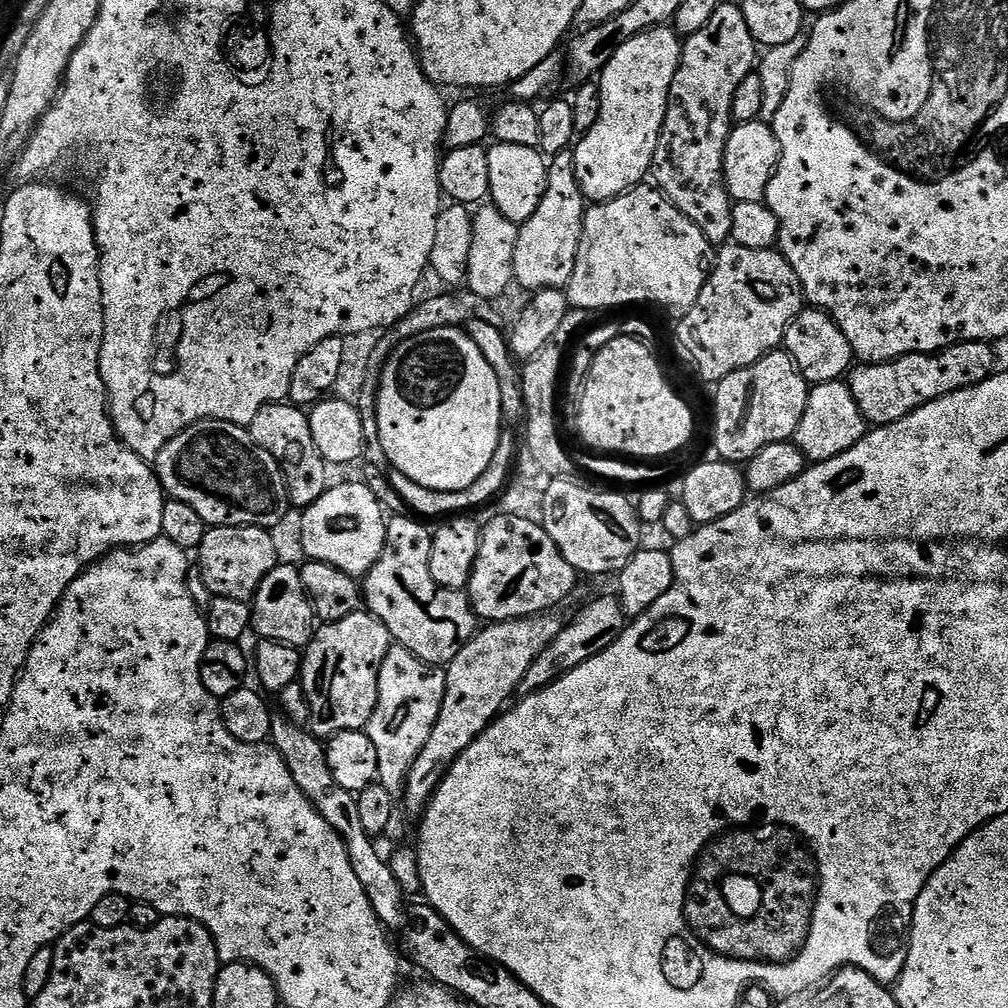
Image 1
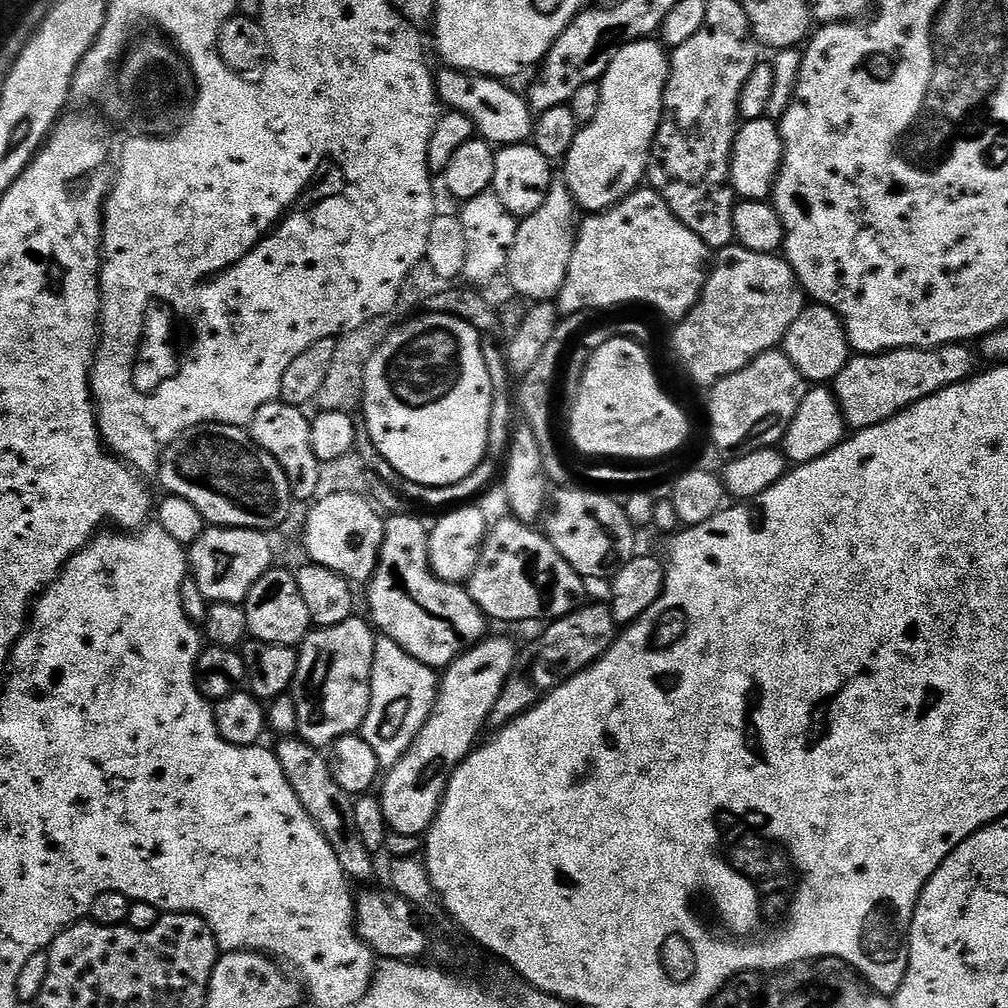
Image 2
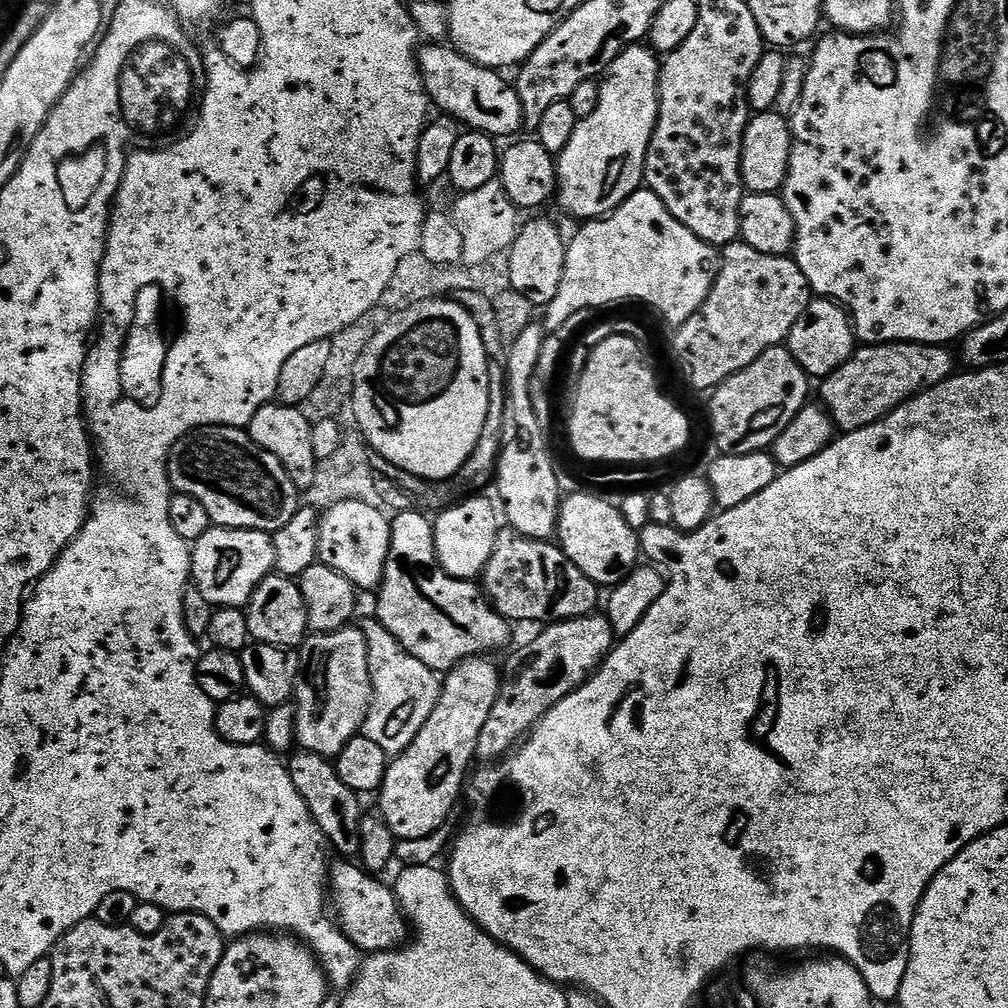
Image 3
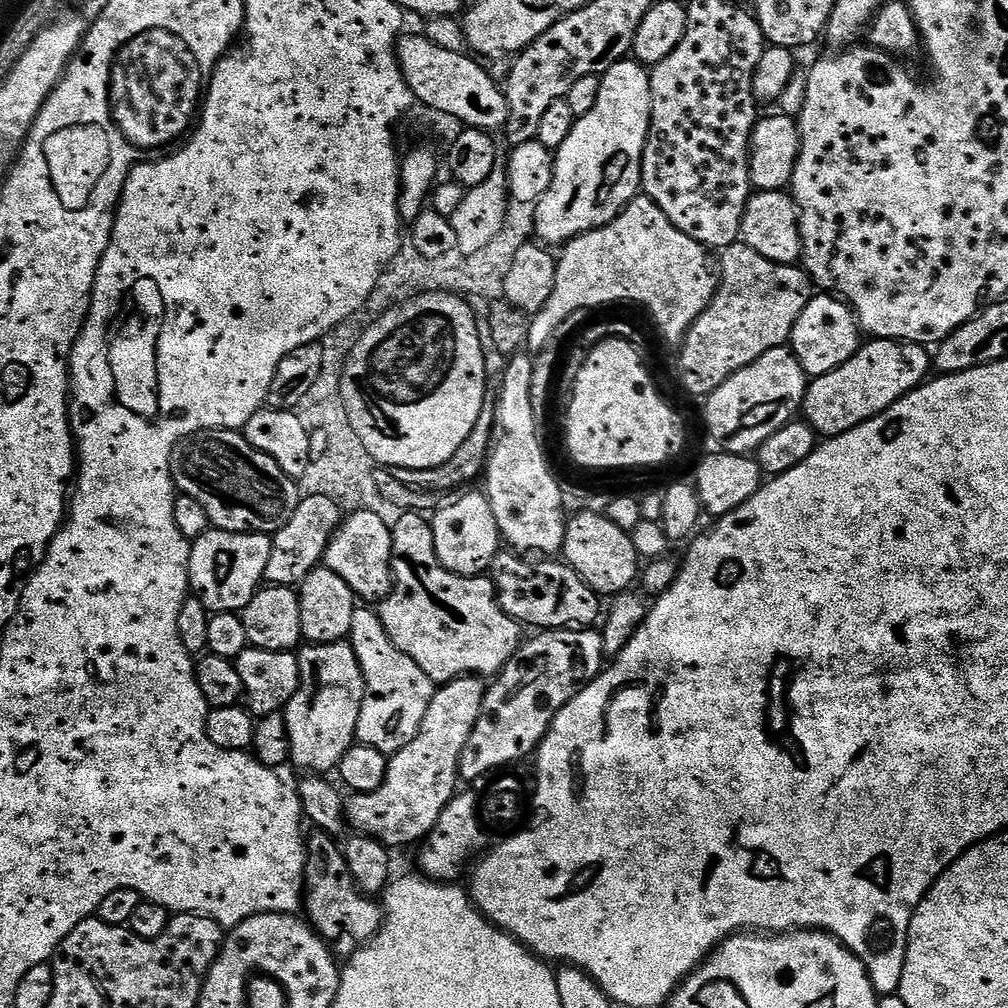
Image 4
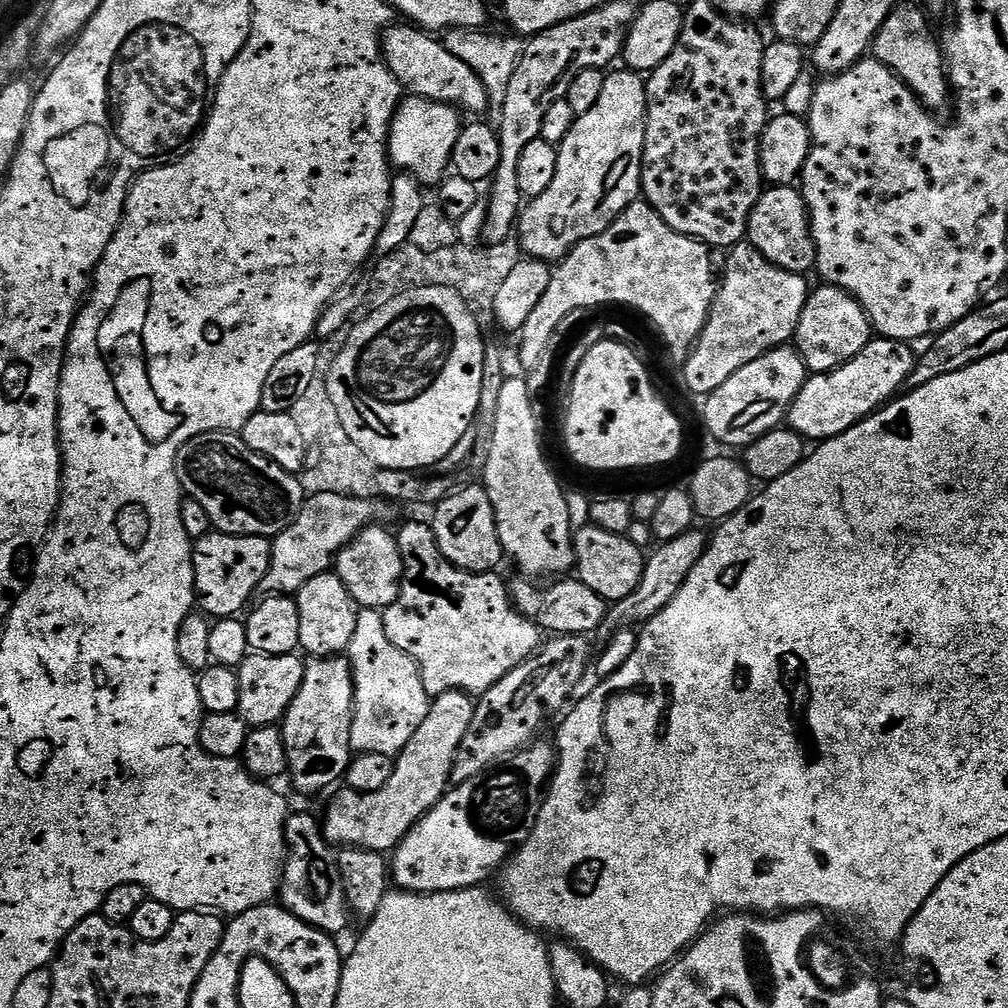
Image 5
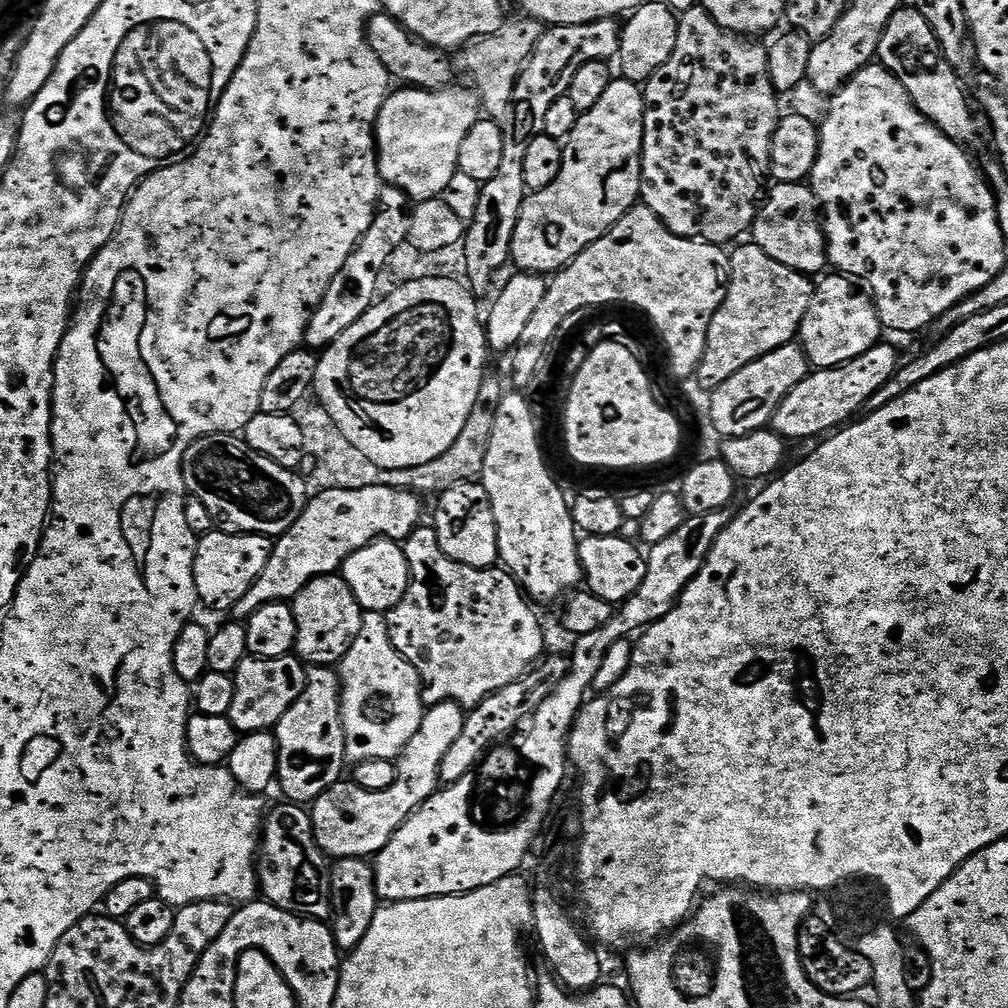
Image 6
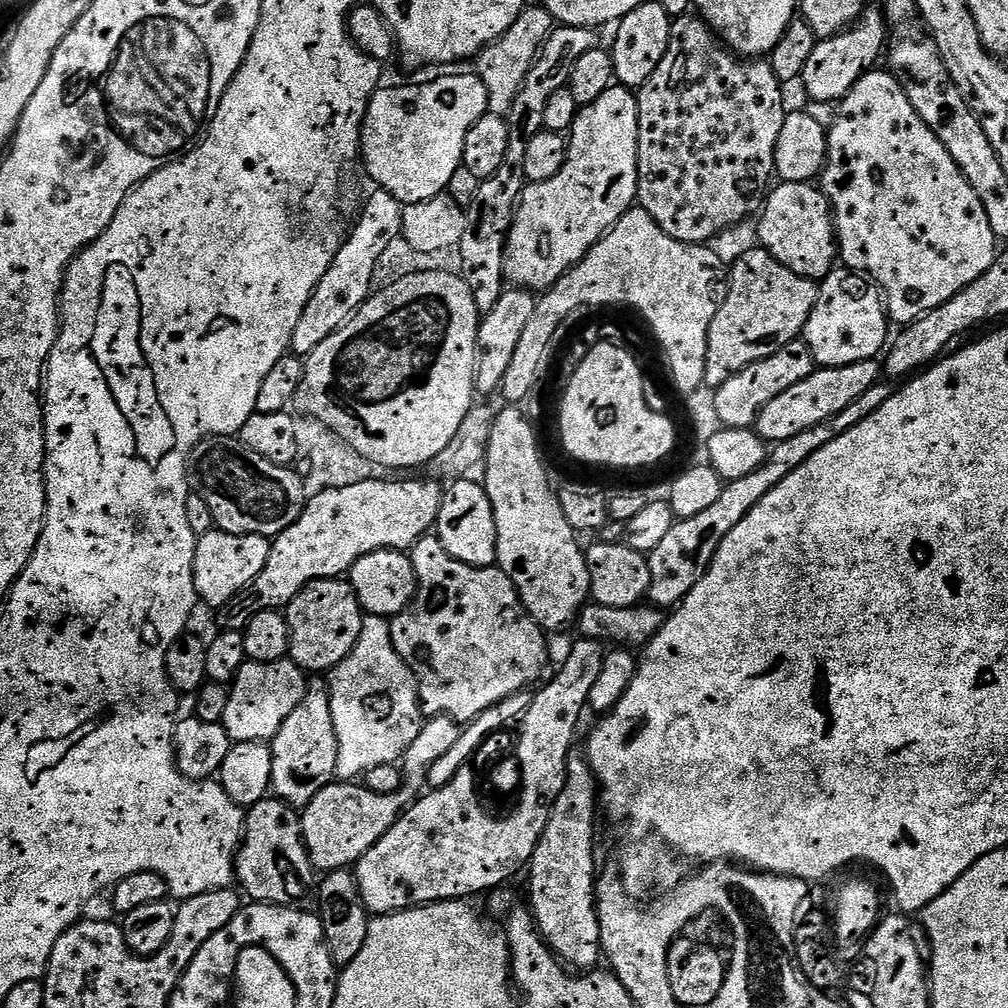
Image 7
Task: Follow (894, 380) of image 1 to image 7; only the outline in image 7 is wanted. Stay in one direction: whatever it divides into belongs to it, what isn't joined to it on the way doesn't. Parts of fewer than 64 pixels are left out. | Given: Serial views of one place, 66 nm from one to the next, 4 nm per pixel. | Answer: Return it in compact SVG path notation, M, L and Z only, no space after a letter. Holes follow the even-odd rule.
M879 359L863 360L854 362L850 366L841 368L822 368L817 367L816 371L810 374L810 378L802 378L798 386L790 386L790 390L778 394L774 402L768 402L764 408L761 408L756 414L756 423L754 431L761 436L769 445L775 446L784 440L794 438L794 434L802 434L846 410L866 390L870 390L874 385L881 383L882 364Z

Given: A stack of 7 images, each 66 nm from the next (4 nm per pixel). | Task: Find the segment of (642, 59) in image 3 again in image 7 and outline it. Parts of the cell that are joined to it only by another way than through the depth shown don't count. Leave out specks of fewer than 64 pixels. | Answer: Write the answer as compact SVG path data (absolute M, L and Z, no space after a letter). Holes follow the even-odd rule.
M614 86L594 102L577 111L570 129L568 161L550 182L525 187L512 220L508 245L504 251L504 279L509 285L540 294L566 275L584 255L627 214L636 200L636 151L638 150L637 93Z

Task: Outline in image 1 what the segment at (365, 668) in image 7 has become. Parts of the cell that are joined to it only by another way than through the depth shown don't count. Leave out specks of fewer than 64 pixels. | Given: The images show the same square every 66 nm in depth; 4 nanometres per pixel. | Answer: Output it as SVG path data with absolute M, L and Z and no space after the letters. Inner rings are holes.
M393 646L382 658L378 702L366 731L378 750L378 783L394 794L405 787L410 766L432 733L444 701L444 673L443 667L427 664L399 646Z

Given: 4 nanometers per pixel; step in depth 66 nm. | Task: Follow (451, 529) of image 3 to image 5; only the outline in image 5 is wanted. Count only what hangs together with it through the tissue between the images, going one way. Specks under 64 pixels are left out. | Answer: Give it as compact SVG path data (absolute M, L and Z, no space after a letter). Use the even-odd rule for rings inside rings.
M483 486L464 488L453 491L444 500L435 505L436 512L430 517L430 523L442 554L454 567L467 572L491 572L499 569L502 561L502 549L494 506L490 502L488 492Z

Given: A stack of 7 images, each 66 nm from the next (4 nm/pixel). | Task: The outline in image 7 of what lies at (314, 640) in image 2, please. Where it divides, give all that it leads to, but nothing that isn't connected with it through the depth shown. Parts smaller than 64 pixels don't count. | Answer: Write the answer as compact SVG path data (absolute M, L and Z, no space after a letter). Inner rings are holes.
M311 681L308 693L294 706L294 714L282 722L282 730L270 741L272 750L271 791L293 808L303 809L326 785L336 780L338 738L334 734L334 718L330 714L330 698L325 681Z

